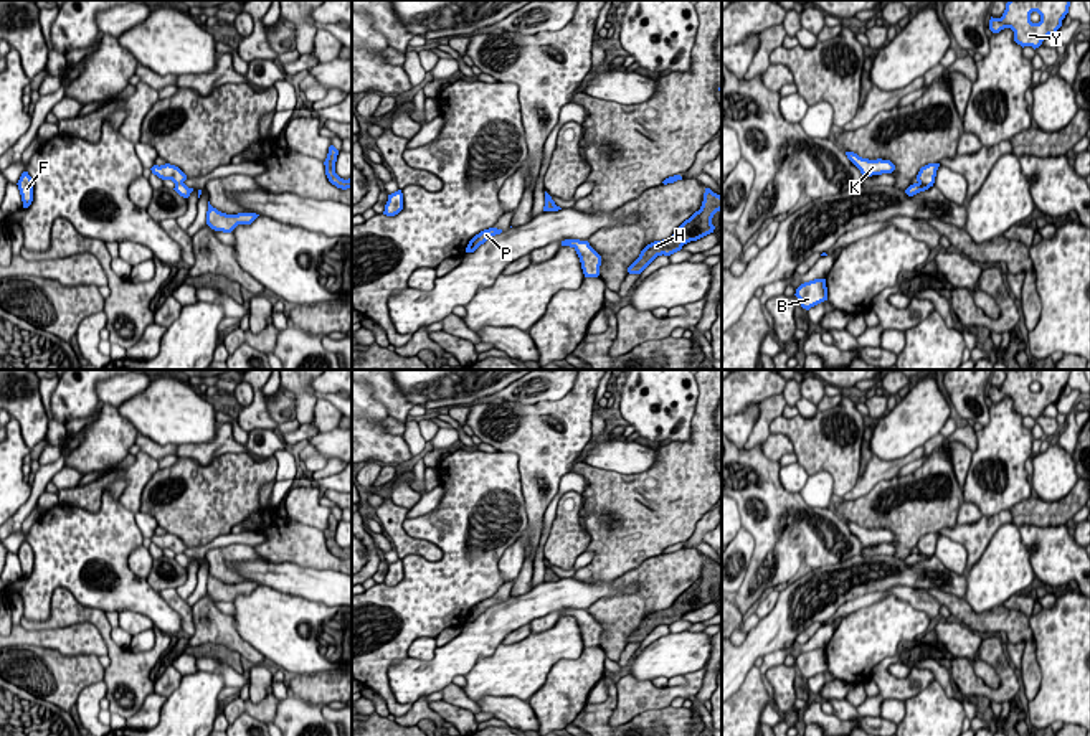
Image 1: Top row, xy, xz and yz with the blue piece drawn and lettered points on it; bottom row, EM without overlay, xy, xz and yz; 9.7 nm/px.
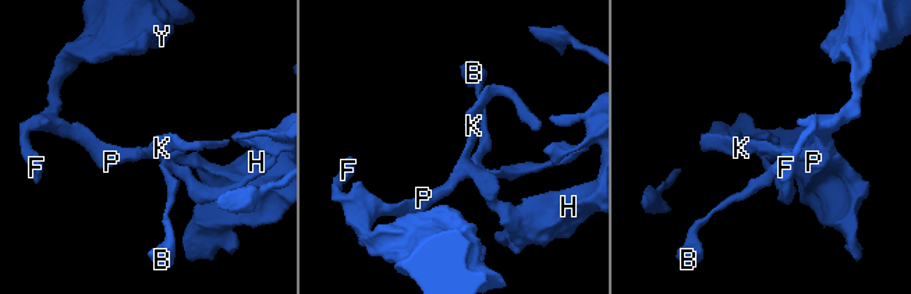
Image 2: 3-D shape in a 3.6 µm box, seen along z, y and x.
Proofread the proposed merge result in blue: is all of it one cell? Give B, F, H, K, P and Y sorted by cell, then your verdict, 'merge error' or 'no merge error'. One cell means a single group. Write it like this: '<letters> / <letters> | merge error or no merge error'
B H / F K P Y | merge error

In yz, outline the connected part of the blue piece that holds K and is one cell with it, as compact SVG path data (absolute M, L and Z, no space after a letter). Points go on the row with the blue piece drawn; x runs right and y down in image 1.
M846 152L846 155L860 170L864 177L892 173L895 170L895 165L890 160L882 160L882 158L869 160L859 157L854 152Z

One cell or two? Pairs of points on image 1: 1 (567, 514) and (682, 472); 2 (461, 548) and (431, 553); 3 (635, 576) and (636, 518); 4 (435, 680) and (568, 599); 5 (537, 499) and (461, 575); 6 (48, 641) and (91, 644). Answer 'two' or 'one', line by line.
1: two
2: two
3: two
4: one
5: two
6: one

